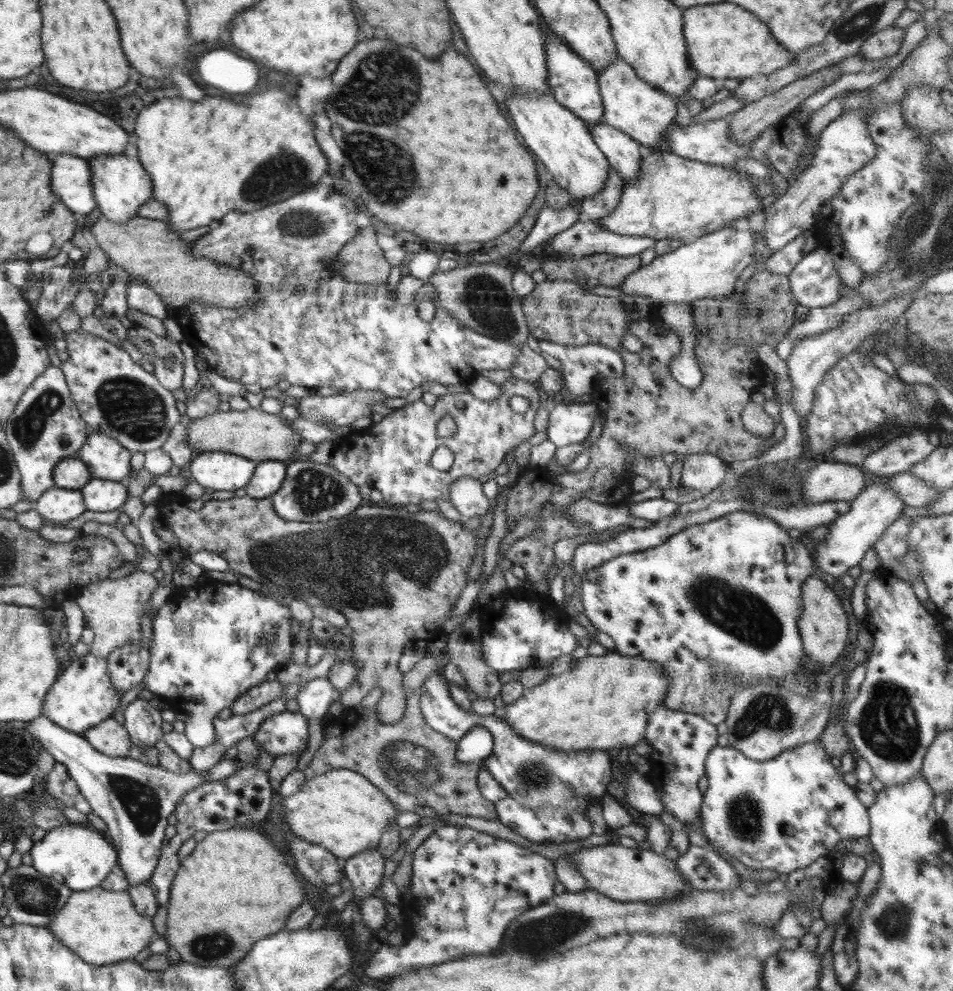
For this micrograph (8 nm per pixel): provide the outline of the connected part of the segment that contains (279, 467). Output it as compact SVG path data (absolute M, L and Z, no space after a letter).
M265 460L256 463L252 478L245 487L247 496L265 499L274 495L282 487L286 467L281 460Z

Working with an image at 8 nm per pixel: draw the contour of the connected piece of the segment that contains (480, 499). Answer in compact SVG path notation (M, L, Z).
M463 476L450 487L449 500L454 508L460 512L461 522L469 518L486 516L490 508L490 500L482 490L482 483L471 476Z

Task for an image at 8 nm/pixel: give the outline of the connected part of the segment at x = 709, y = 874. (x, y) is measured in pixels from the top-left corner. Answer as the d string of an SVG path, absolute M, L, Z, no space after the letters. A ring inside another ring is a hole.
M686 844L688 851L674 860L677 871L682 873L685 883L691 886L692 889L708 890L730 890L737 886L742 886L739 874L734 870L734 867L725 859L722 858L712 846L700 847L696 845Z

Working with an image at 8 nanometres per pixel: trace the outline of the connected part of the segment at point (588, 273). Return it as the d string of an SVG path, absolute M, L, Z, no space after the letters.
M590 255L579 259L546 260L541 263L547 281L566 280L590 291L594 287L620 287L641 266L640 255Z

